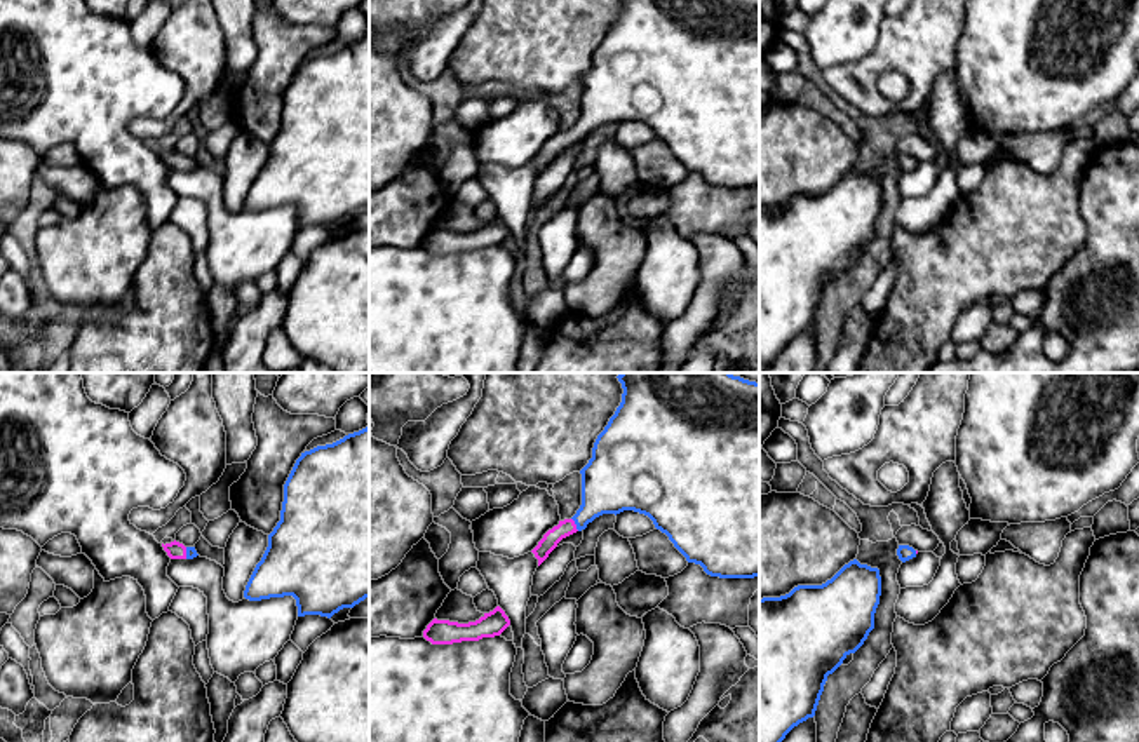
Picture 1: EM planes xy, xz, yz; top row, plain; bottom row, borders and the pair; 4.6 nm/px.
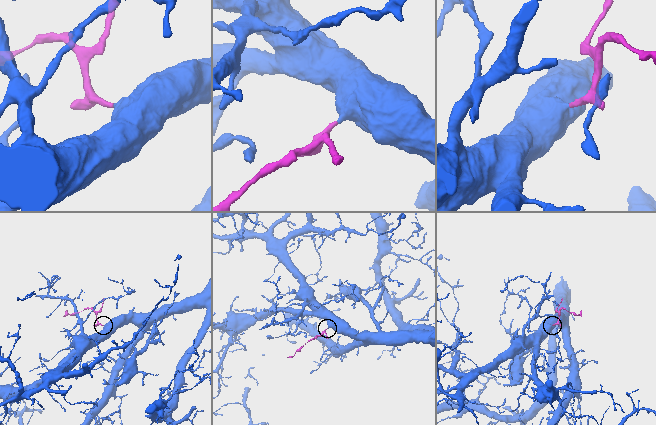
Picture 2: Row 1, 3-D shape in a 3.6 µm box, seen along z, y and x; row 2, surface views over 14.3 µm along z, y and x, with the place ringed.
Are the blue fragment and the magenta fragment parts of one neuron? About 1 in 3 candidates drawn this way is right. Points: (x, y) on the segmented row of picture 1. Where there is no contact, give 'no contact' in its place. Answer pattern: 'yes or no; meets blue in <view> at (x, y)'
yes; meets blue in xz at (575, 523)

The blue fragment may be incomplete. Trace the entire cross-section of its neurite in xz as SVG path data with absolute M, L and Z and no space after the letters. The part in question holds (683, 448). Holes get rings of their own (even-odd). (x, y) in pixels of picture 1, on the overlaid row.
M620 373L617 378L623 388L622 402L604 430L597 435L592 448L592 458L580 470L582 505L571 519L559 521L557 526L549 530L531 550L538 559L538 566L563 538L585 530L596 517L634 510L648 516L655 528L669 536L686 561L700 564L707 575L719 578L759 577L759 383L733 376L731 373Z

